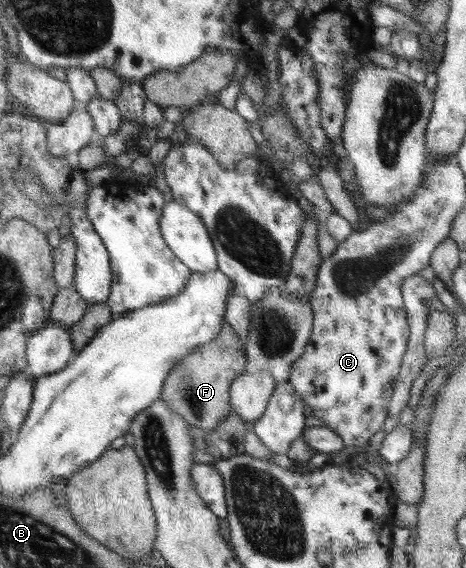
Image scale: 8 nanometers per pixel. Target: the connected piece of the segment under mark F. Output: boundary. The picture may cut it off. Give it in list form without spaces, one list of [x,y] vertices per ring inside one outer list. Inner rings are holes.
[[[225,323],[214,341],[196,348],[179,361],[167,377],[160,397],[169,404],[173,412],[183,416],[189,425],[199,427],[208,433],[232,412],[229,387],[236,378],[249,370],[245,354],[243,343]]]

